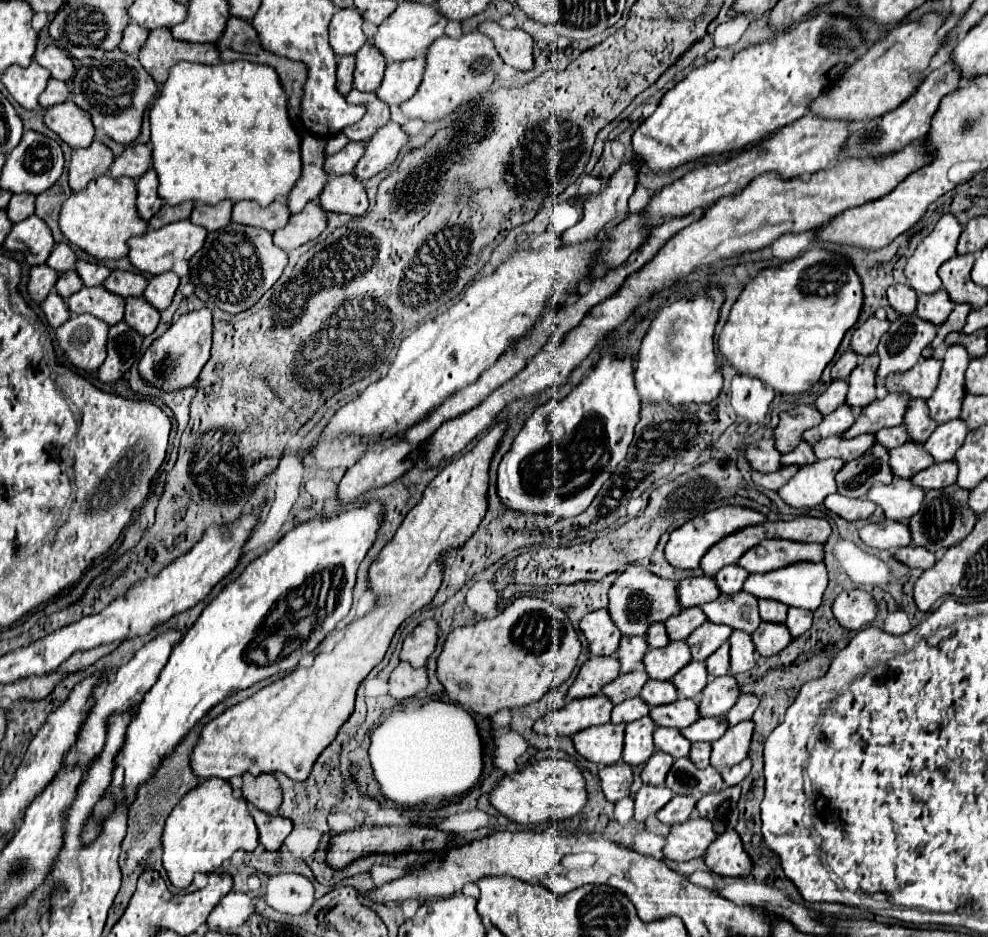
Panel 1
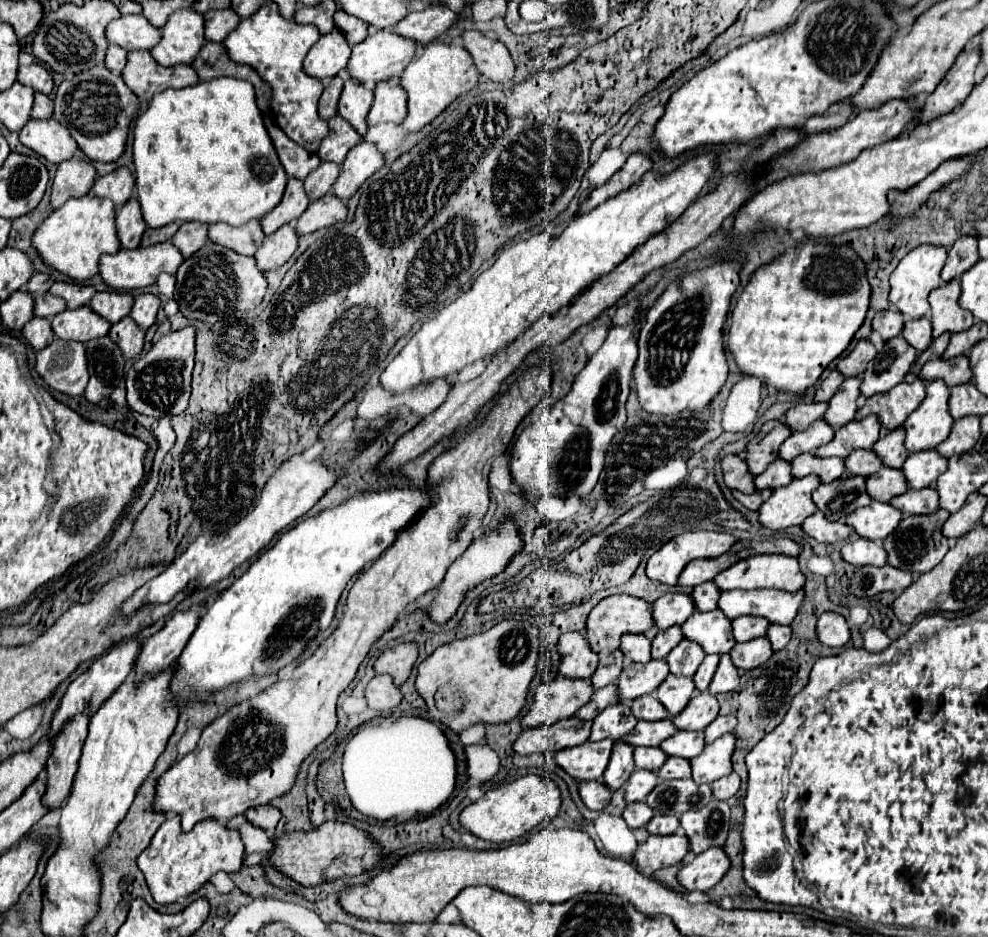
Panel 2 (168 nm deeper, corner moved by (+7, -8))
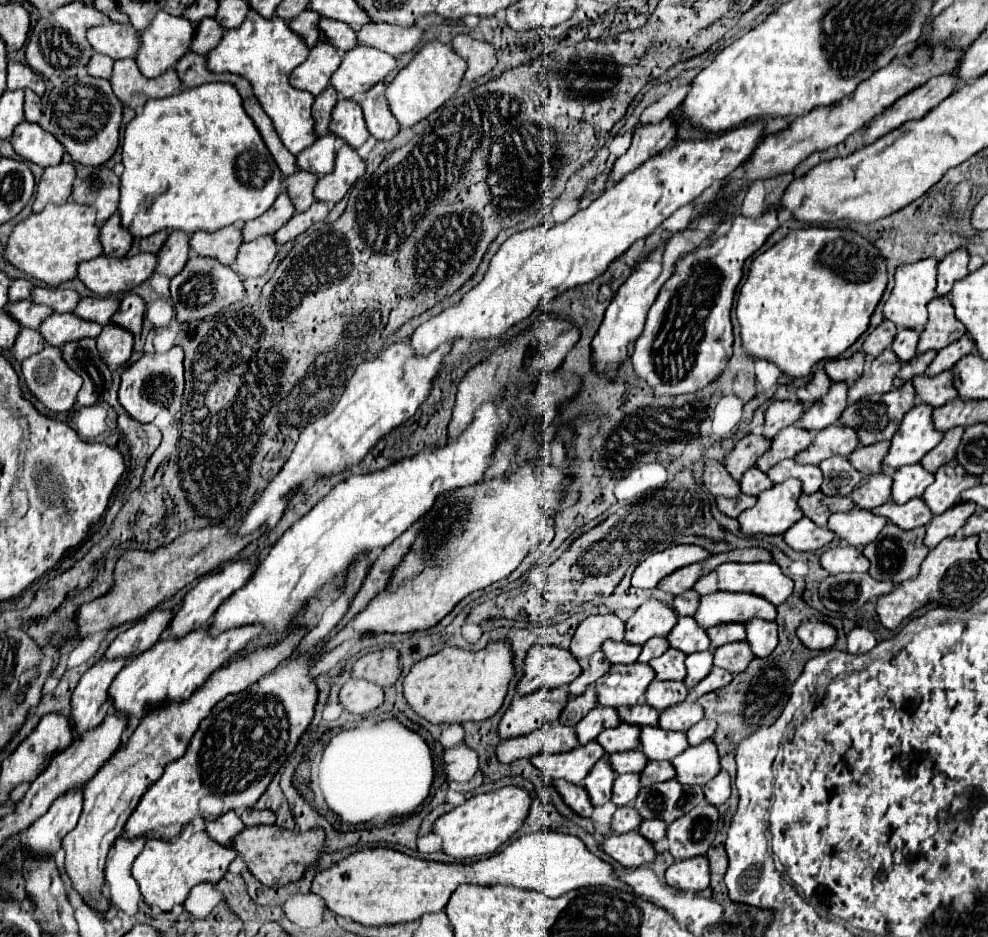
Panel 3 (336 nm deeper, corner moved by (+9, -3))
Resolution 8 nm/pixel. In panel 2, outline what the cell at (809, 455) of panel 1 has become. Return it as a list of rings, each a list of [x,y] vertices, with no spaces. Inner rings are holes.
[[[775,460],[769,464],[769,468],[755,478],[755,490],[775,490],[781,486],[787,486],[791,482],[791,464],[785,460]]]

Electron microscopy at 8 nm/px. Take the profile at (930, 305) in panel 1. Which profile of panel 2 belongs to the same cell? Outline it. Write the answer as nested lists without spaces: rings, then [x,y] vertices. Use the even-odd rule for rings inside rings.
[[[921,318],[921,320],[907,320],[905,328],[903,328],[903,338],[917,348],[917,352],[923,352],[929,344],[931,344],[931,328],[929,328],[929,320]]]

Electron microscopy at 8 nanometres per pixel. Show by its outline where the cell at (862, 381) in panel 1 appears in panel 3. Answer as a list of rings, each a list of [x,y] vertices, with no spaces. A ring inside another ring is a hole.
[[[843,381],[833,383],[829,393],[823,399],[815,401],[809,407],[809,411],[805,411],[801,425],[809,431],[819,431],[819,429],[825,429],[825,427],[837,423],[841,413],[847,407],[847,391],[849,391],[847,383],[843,383]]]

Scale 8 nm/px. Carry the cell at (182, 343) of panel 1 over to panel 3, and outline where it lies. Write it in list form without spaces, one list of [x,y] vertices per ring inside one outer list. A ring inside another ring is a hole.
[[[175,345],[167,353],[147,353],[145,357],[137,359],[133,365],[129,365],[121,375],[121,387],[119,387],[119,403],[127,409],[127,413],[141,421],[151,423],[163,409],[169,413],[177,413],[183,403],[183,347]]]

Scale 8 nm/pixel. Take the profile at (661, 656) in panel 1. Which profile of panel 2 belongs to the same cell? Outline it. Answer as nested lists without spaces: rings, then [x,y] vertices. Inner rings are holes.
[[[651,660],[647,664],[627,664],[623,666],[617,678],[617,692],[621,700],[635,700],[639,696],[651,694],[657,690],[661,680],[669,674],[665,660]]]

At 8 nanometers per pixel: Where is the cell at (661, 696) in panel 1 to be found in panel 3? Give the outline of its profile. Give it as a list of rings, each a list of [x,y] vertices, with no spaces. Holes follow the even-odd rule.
[[[637,703],[633,707],[619,707],[621,721],[625,723],[635,723],[635,725],[657,725],[659,721],[659,711],[649,707],[647,703]]]

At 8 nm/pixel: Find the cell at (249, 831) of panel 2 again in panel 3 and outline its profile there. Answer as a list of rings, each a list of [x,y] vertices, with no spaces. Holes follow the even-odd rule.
[[[227,811],[225,815],[221,815],[219,819],[215,821],[207,821],[207,827],[205,831],[209,833],[211,839],[215,839],[217,843],[225,845],[225,847],[231,847],[235,837],[245,829],[243,821],[237,817],[235,811]]]

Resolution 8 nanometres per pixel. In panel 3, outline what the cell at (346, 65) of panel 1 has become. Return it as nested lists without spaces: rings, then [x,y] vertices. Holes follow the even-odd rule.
[[[327,87],[325,91],[321,91],[317,97],[315,97],[315,103],[313,103],[313,119],[315,119],[315,131],[317,135],[325,135],[327,129],[329,129],[329,121],[331,121],[331,111],[337,103],[339,95],[337,91],[333,91],[333,87]]]

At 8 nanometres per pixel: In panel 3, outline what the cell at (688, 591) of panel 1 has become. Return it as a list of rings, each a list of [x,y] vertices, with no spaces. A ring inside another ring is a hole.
[[[649,599],[629,619],[625,641],[643,645],[651,637],[667,637],[677,623],[677,613],[669,603]]]

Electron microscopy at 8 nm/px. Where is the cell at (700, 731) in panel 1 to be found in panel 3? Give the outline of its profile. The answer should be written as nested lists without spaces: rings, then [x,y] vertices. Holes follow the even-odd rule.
[[[643,727],[639,739],[641,739],[641,751],[651,761],[655,759],[673,761],[689,747],[687,735],[683,731],[665,731],[661,727]]]

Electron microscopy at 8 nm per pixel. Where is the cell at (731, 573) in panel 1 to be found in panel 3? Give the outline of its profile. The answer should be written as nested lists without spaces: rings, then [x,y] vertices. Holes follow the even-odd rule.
[[[687,589],[675,597],[673,607],[675,607],[677,615],[695,615],[695,611],[699,607],[699,599],[701,599],[701,595],[695,589]]]

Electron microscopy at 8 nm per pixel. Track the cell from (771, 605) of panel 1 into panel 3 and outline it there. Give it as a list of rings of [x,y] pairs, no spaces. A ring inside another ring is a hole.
[[[721,623],[721,625],[709,627],[707,633],[711,635],[711,649],[733,641],[743,641],[747,637],[745,623]]]

